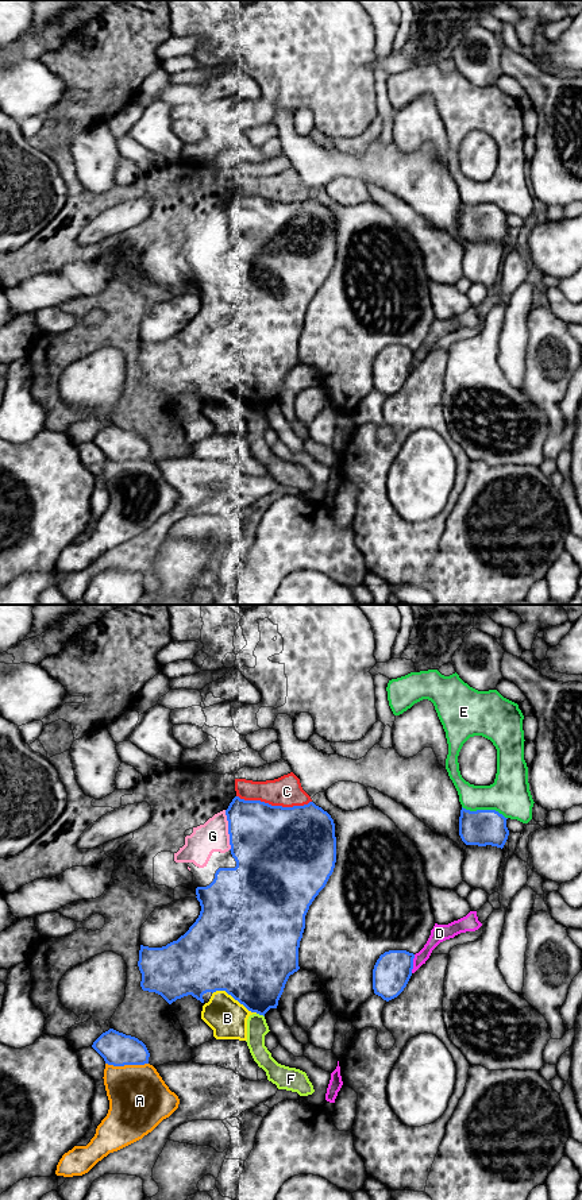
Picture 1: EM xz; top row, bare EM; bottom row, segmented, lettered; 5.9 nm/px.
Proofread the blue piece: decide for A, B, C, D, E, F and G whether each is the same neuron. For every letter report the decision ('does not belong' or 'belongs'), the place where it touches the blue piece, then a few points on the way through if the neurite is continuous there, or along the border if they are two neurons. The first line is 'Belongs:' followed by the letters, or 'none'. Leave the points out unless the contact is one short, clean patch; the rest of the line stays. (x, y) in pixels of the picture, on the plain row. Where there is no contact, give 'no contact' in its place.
Belongs: none
A: does not belong; meets blue in xz at (127, 459)
B: does not belong; meets blue in xz at (235, 394)
C: does not belong; meets blue in xz at (274, 201)
D: does not belong; meets blue in xz at (412, 359)
E: does not belong; meets blue in xz at (485, 205); border along xz (462, 201), (470, 205), (497, 205), (507, 213)
F: does not belong; meets blue in xz at (261, 409)
G: does not belong; meets blue in xz at (228, 226)

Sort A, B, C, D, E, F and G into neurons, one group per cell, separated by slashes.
A / B F / C G / D / E

